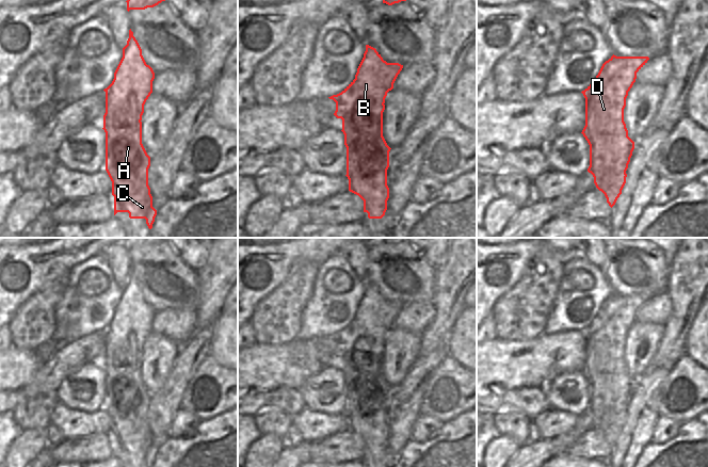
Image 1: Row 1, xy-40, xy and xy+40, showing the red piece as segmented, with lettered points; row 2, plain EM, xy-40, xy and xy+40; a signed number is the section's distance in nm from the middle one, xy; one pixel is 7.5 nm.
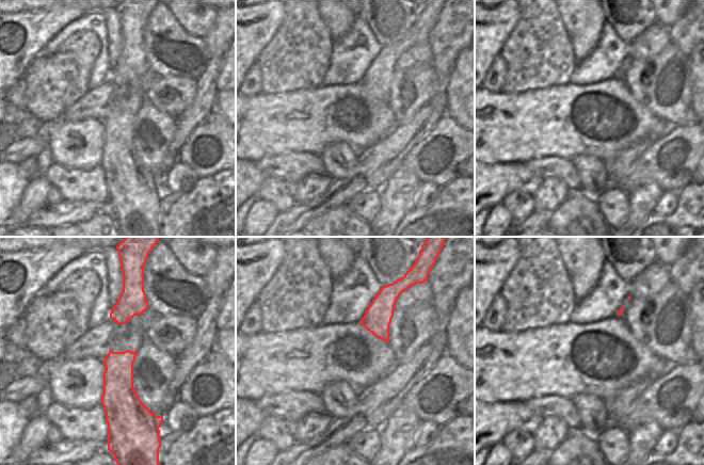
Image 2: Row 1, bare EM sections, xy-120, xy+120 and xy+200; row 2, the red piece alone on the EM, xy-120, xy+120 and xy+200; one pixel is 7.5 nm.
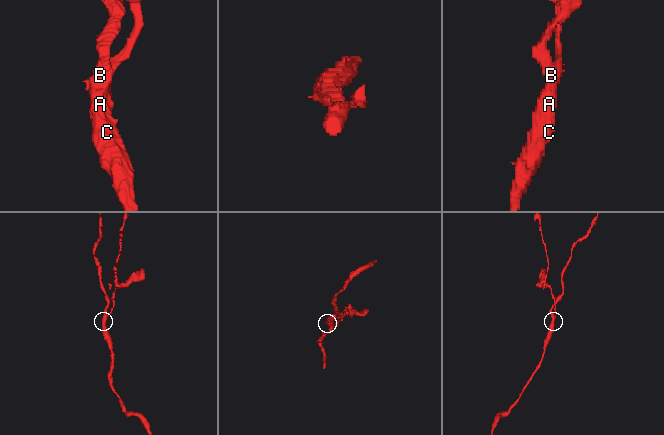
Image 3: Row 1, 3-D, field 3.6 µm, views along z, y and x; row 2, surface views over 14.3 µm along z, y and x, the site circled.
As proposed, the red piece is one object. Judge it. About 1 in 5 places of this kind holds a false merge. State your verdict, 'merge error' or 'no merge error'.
merge error

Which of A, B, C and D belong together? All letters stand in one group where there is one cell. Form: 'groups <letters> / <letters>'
groups A B C / D

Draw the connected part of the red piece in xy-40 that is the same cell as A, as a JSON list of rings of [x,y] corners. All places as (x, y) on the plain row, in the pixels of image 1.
[[[129,269],[127,284],[123,287],[123,296],[114,311],[112,322],[104,327],[106,352],[103,369],[106,371],[106,409],[112,420],[114,435],[114,454],[128,451],[130,457],[145,457],[148,467],[152,467],[157,449],[152,446],[152,435],[148,424],[150,396],[145,391],[138,369],[144,352],[144,343],[152,332],[155,311],[146,303],[142,288]]]

